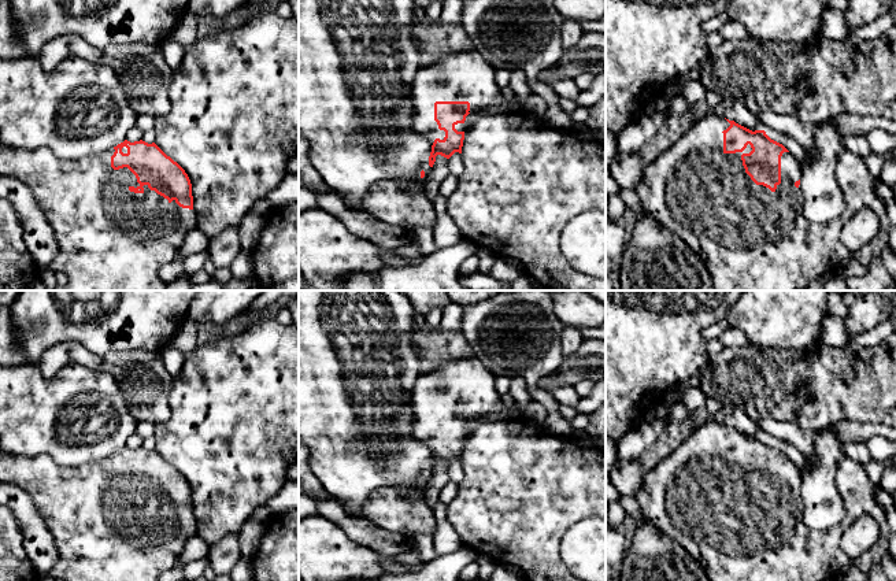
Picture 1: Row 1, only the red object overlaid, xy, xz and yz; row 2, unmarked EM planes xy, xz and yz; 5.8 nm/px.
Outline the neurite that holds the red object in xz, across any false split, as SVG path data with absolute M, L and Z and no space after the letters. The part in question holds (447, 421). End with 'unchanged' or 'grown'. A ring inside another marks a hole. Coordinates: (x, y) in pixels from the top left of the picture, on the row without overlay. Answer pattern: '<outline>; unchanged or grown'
M475 356L429 367L416 380L411 392L414 417L411 436L432 451L430 474L433 474L437 462L449 466L455 459L462 460L467 436L464 428L470 419L482 421L488 414L503 408L495 380L495 373Z; grown

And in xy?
M0 447L0 481L16 485L23 489L37 506L37 510L51 532L56 545L56 563L51 576L60 581L159 581L159 576L174 567L186 545L197 534L193 517L192 491L185 477L167 463L155 449L142 447L130 449L125 447L101 462L79 466L63 466L56 463L49 455L16 456L8 455Z; grown

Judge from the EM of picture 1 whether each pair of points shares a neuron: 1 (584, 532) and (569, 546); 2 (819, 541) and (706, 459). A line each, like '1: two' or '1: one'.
1: one
2: one

